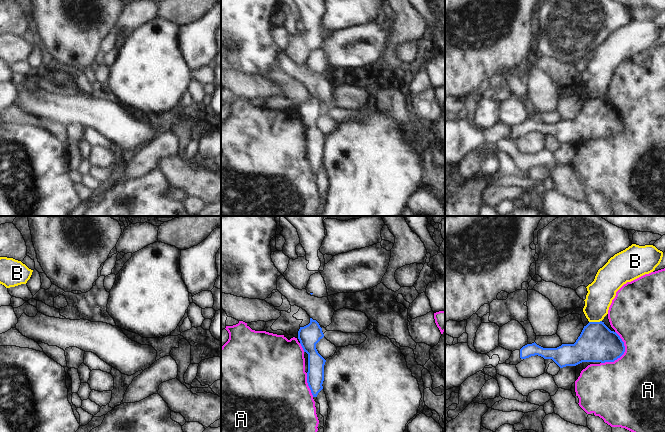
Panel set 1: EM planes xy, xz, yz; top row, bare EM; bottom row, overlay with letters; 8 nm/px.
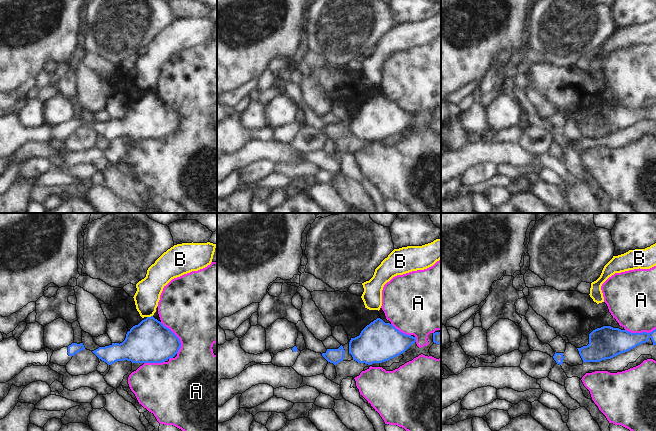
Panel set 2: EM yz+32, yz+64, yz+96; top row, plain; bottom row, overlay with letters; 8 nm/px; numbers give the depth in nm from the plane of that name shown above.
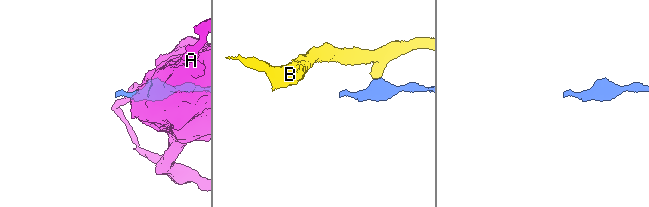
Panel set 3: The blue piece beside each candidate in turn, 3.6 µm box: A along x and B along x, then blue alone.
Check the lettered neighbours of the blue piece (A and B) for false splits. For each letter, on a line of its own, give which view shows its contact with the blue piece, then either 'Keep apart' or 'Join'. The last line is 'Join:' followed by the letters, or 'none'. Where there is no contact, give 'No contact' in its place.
A: Touches blue in yz. Keep apart
B: Touches blue in yz. Keep apart
Join: none.

